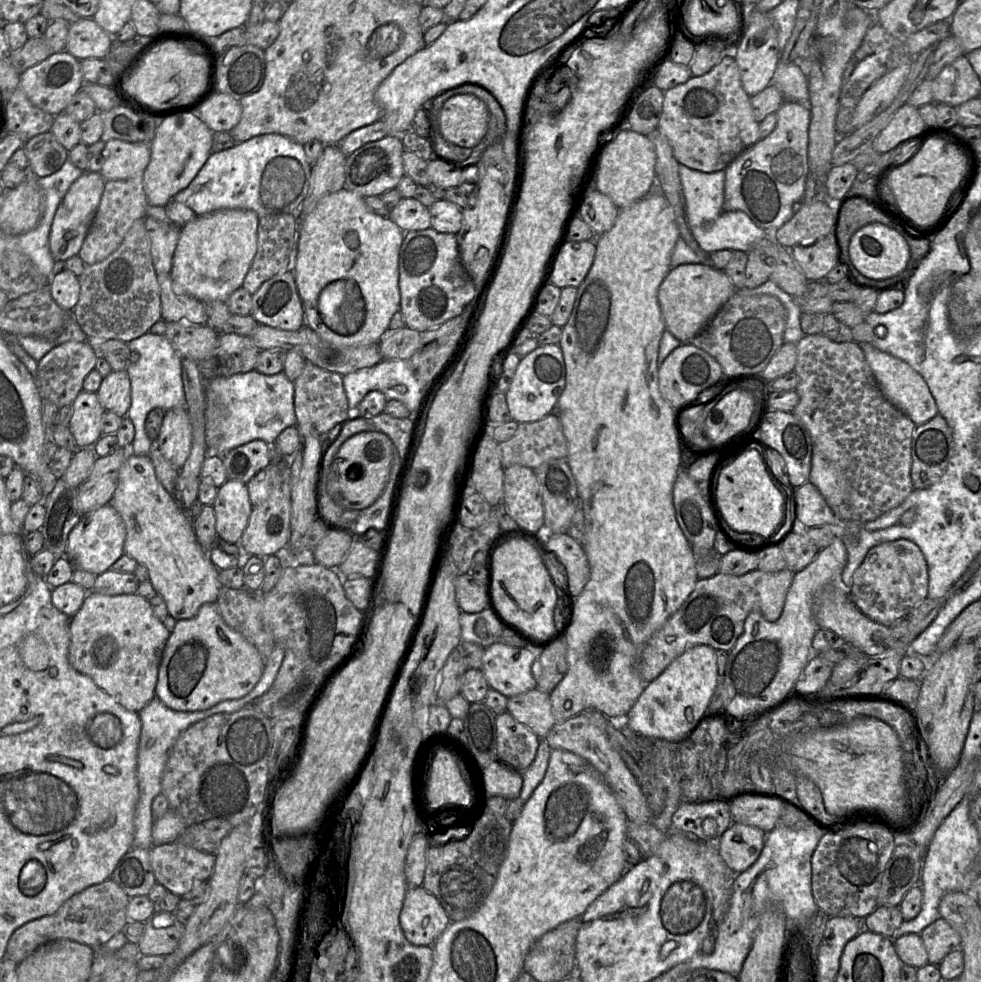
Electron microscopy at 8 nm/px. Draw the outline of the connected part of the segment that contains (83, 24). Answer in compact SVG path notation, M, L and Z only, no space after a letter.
M80 18L69 25L66 51L79 61L105 59L111 43L112 36L93 18Z

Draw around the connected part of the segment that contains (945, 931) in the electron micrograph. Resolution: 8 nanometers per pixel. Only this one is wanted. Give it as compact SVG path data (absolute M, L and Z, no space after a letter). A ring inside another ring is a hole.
M942 917L927 926L921 933L928 954L928 963L938 965L953 950L960 949L959 933Z

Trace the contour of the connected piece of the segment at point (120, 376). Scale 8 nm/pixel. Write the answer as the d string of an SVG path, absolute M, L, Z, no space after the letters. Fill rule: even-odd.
M127 370L112 371L96 392L105 410L126 417L131 406L131 381Z

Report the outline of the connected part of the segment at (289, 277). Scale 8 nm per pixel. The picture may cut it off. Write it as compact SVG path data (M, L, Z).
M292 270L265 281L252 295L250 314L259 324L295 331L304 324L304 309Z

